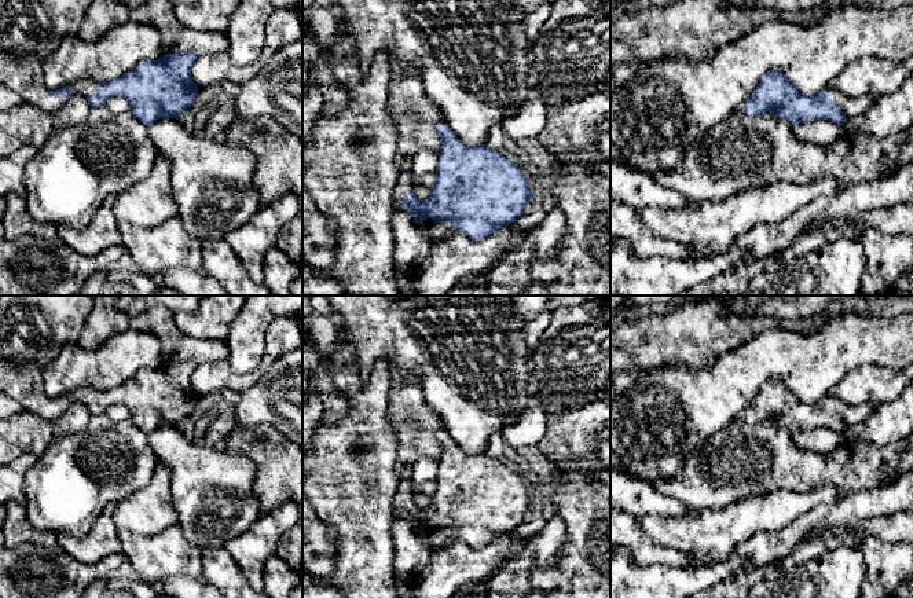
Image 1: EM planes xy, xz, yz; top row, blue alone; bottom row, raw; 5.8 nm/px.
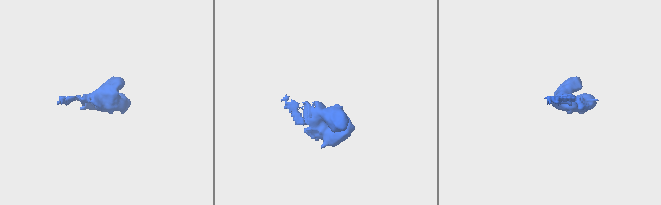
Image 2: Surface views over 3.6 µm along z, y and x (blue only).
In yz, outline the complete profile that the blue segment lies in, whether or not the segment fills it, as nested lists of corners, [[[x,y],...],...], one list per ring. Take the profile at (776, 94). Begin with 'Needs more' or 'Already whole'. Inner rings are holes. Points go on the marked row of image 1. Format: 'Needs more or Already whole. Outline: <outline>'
Needs more. Outline: [[[780,69],[769,70],[747,99],[748,115],[770,113],[792,125],[811,120],[826,120],[844,125],[865,114],[874,103],[870,95],[850,96],[839,89],[825,88],[814,96],[802,93]]]

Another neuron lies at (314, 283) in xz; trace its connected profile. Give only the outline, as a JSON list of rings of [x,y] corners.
[[[302,260],[302,296],[346,296],[344,286],[331,275],[320,275]]]

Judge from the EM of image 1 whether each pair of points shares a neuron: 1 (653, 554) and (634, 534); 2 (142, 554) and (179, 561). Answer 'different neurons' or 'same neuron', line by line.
1: same neuron
2: same neuron

